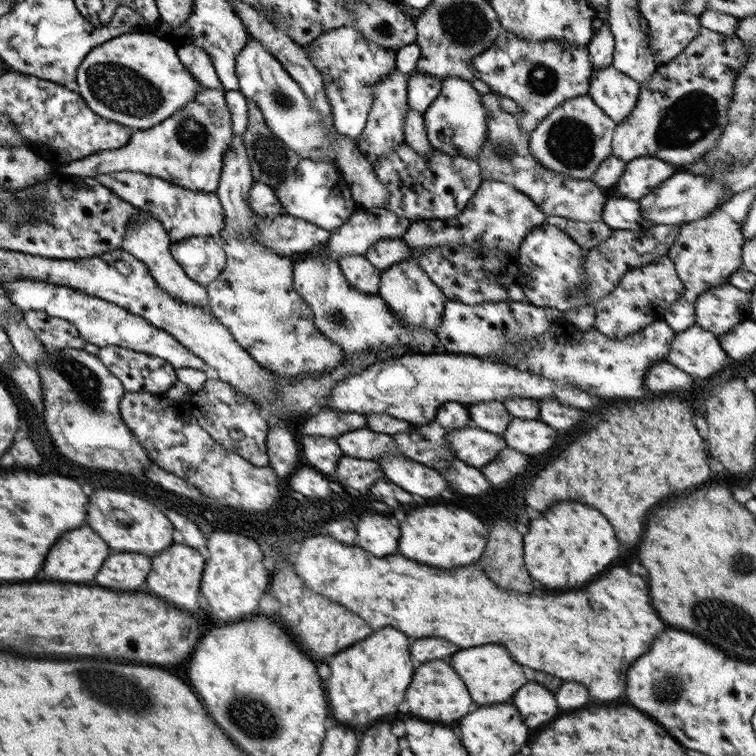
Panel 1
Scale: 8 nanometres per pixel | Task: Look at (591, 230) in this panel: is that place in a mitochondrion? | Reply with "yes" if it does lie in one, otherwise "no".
no

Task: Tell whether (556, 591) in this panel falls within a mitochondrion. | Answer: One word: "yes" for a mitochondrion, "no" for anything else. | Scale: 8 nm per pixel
no

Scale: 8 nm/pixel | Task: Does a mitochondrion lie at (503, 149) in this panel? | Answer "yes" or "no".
yes

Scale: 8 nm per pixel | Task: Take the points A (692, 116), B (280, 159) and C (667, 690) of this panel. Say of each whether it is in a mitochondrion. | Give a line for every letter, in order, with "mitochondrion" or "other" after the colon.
A: mitochondrion
B: mitochondrion
C: mitochondrion

